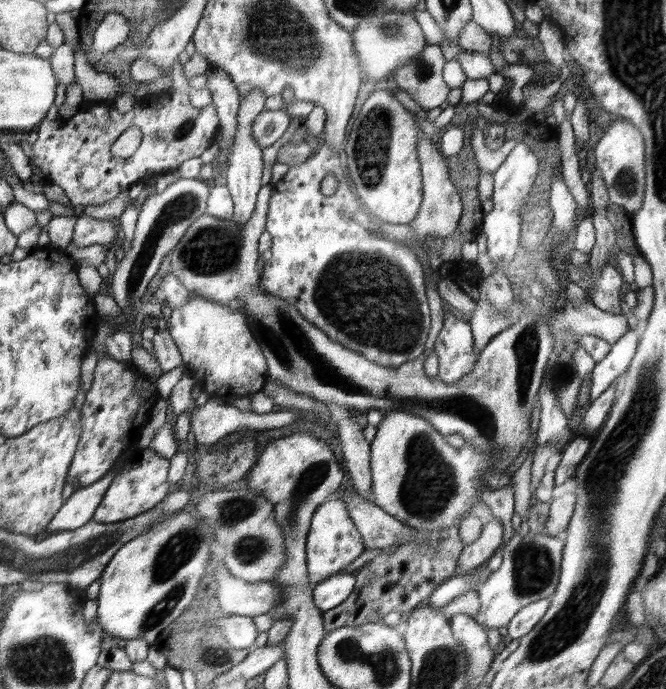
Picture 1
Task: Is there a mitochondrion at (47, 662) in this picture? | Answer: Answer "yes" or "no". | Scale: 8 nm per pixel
yes

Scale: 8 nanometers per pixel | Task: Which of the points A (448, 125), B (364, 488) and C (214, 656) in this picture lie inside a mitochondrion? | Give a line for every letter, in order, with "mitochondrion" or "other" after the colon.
A: other
B: other
C: mitochondrion

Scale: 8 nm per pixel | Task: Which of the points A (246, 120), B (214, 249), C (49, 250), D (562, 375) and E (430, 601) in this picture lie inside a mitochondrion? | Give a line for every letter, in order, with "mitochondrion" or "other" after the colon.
A: other
B: mitochondrion
C: other
D: mitochondrion
E: other

